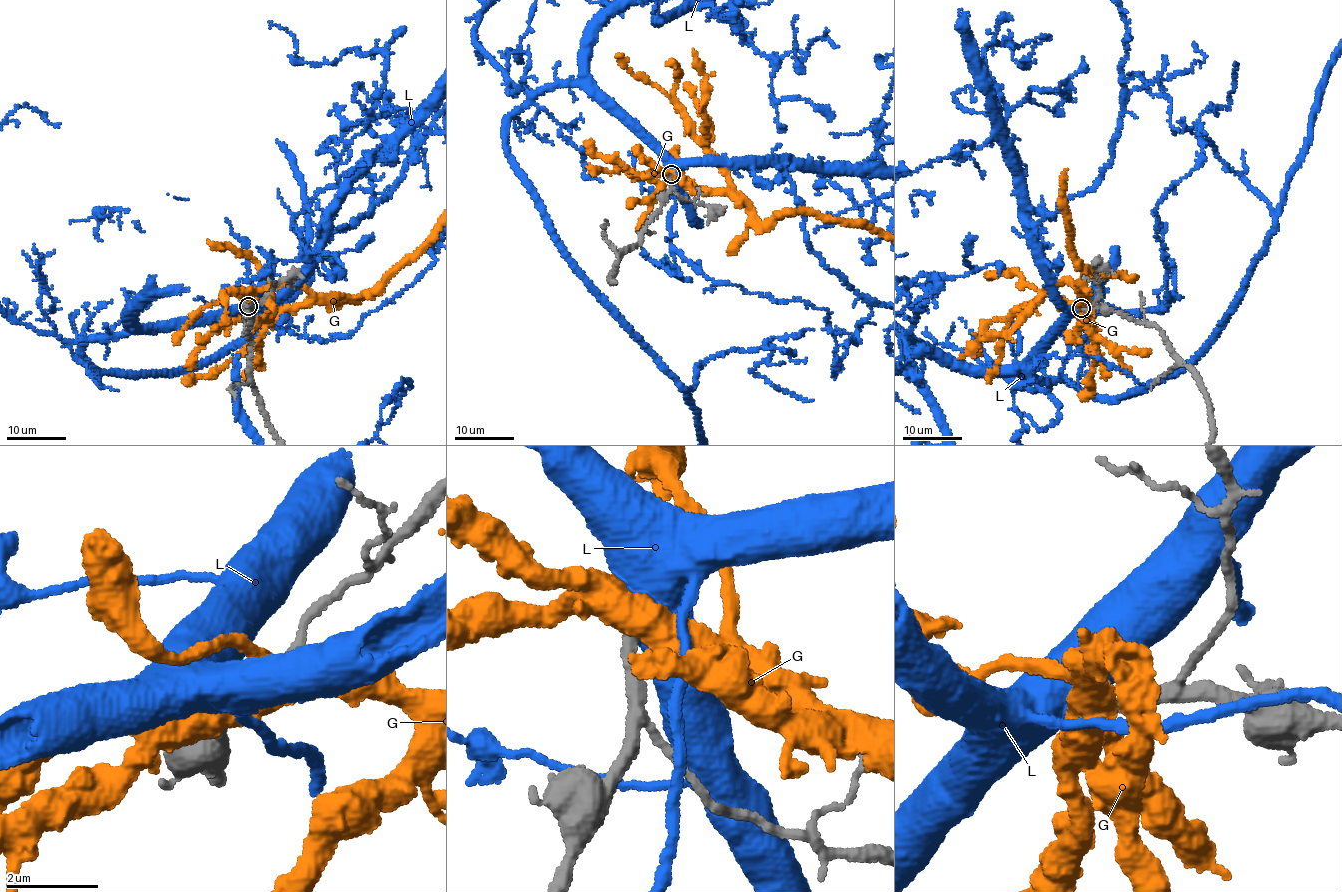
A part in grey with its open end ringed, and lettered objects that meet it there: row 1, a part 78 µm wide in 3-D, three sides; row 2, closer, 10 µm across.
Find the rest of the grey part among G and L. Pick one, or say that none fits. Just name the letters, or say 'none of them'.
L

